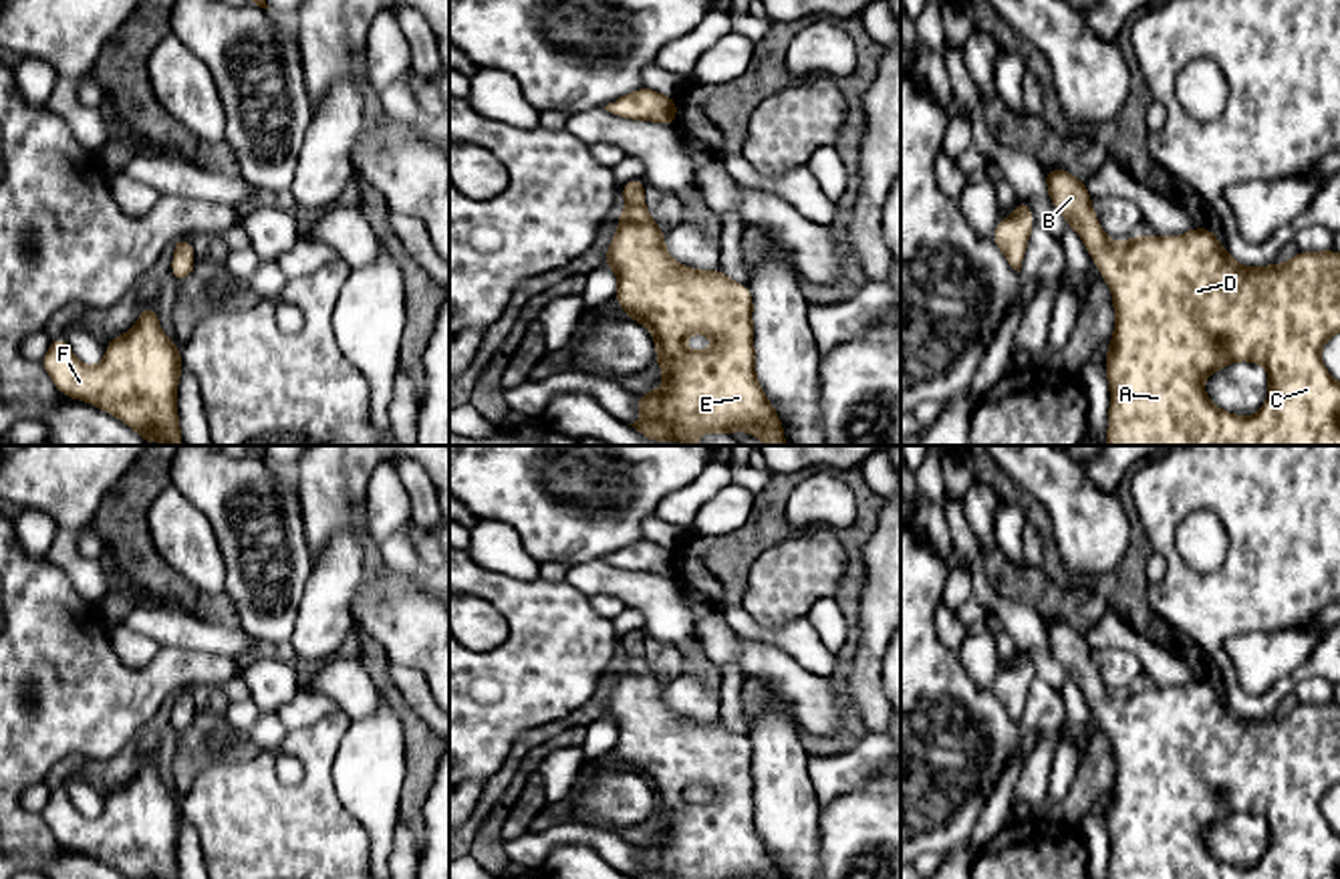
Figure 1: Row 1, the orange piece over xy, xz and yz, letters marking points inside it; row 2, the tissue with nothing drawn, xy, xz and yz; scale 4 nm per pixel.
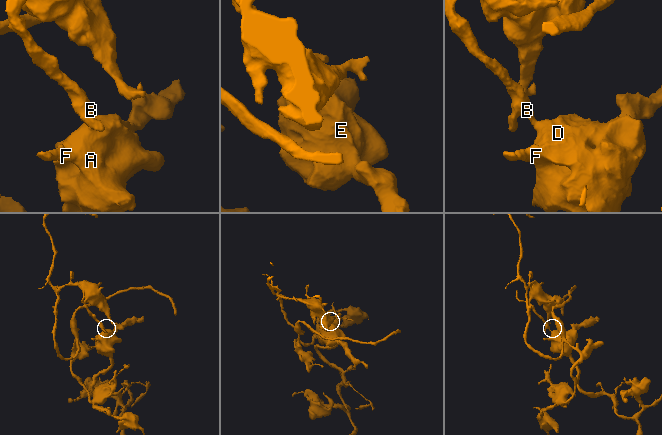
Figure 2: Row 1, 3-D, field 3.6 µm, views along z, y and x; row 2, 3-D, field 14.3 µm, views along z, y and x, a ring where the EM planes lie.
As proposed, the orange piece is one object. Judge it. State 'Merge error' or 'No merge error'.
No merge error

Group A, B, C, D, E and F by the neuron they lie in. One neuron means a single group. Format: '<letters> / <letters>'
A B C D E F

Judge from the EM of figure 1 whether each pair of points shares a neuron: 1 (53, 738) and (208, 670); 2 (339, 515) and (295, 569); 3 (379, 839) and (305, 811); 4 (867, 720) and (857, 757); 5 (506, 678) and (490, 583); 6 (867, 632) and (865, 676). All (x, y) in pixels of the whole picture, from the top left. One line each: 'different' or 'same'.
1: same
2: different
3: different
4: different
5: same
6: same

